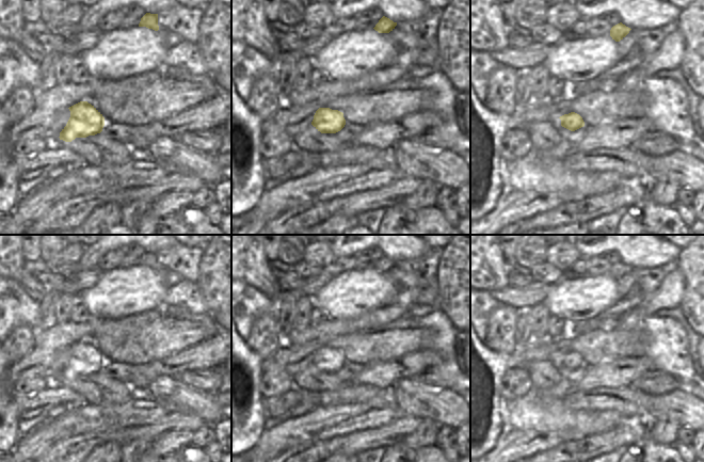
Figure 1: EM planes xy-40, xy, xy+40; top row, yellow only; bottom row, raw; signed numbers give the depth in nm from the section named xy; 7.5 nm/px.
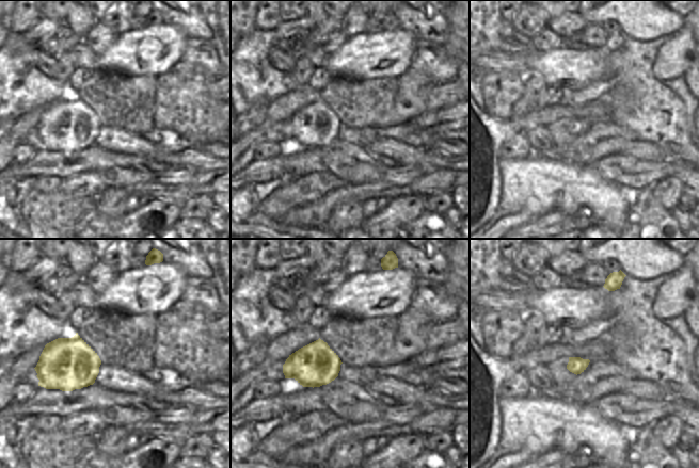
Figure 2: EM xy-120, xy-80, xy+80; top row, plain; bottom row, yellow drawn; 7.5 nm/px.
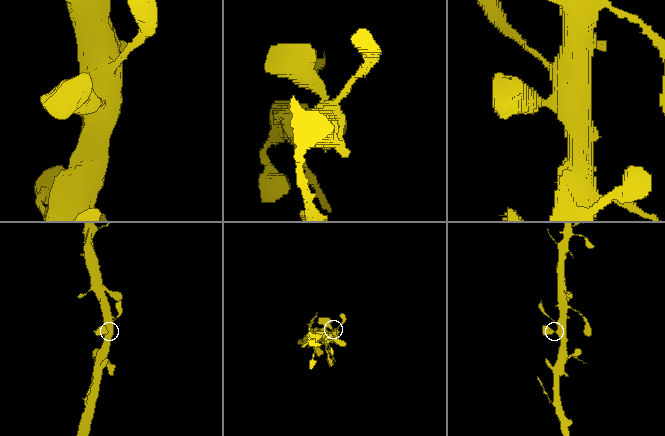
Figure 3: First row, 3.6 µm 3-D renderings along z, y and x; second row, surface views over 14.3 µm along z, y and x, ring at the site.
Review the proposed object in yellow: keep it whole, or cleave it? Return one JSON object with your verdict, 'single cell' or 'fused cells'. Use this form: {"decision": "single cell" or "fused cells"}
{"decision": "single cell"}

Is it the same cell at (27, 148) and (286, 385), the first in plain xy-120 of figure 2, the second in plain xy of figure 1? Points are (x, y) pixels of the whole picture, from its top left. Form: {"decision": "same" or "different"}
{"decision": "same"}

